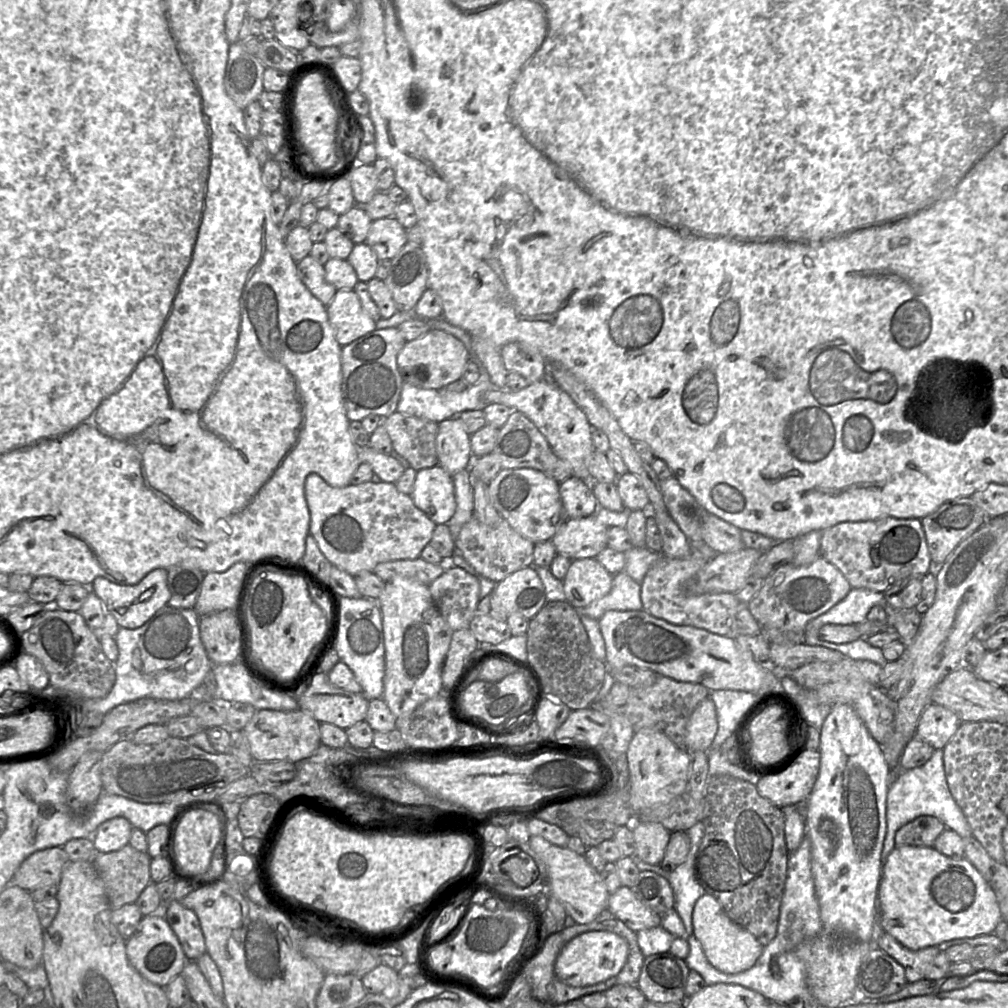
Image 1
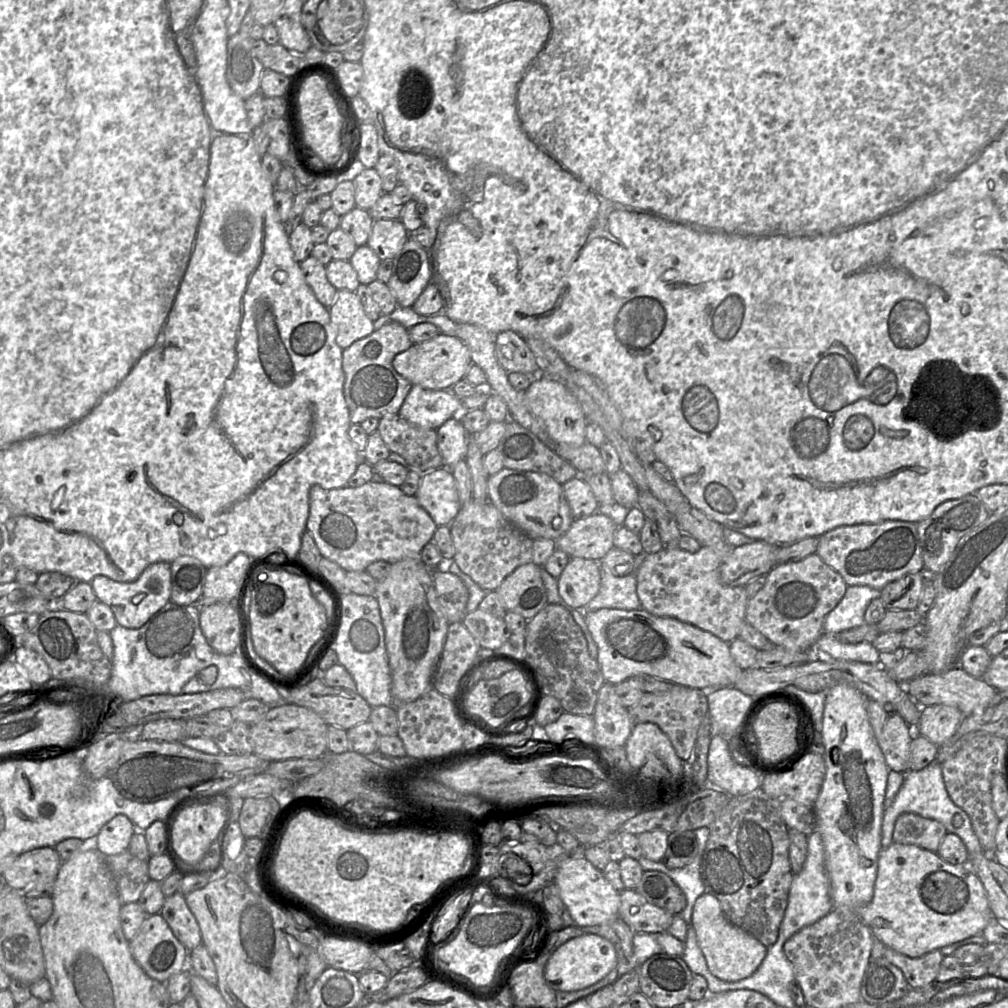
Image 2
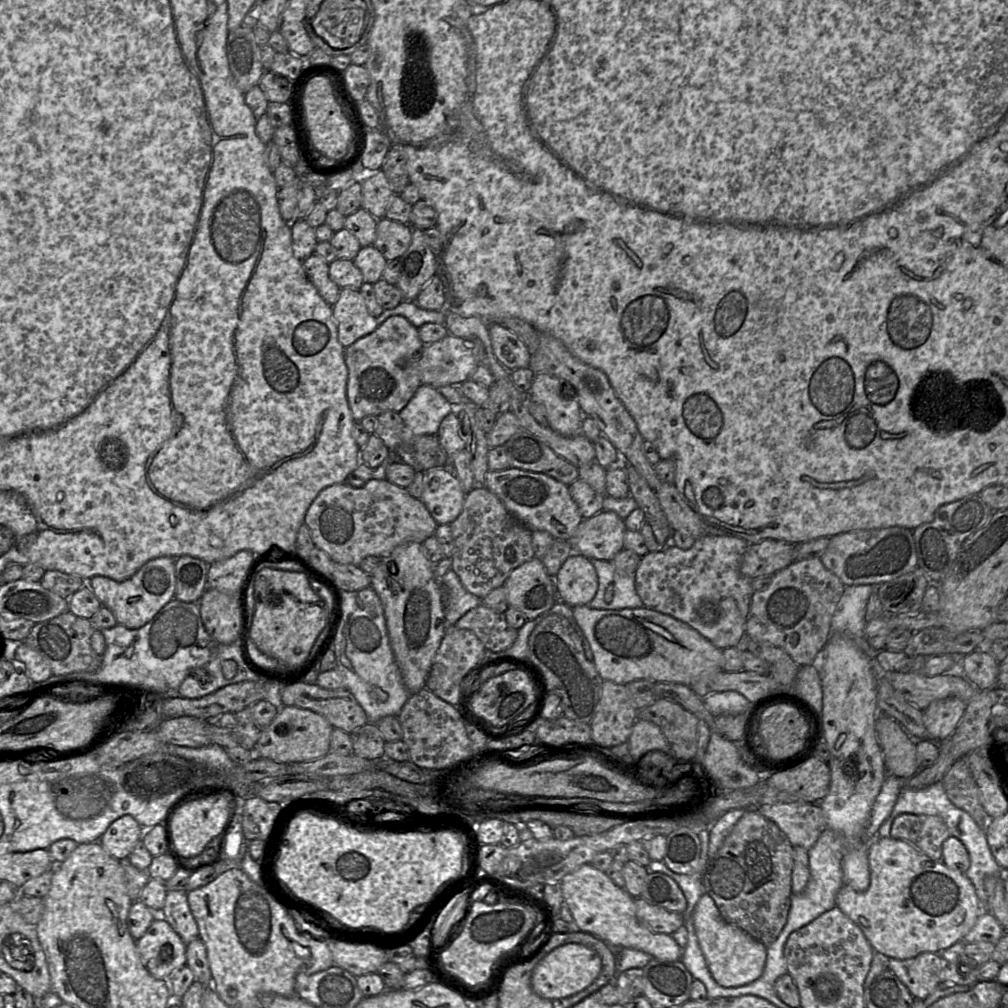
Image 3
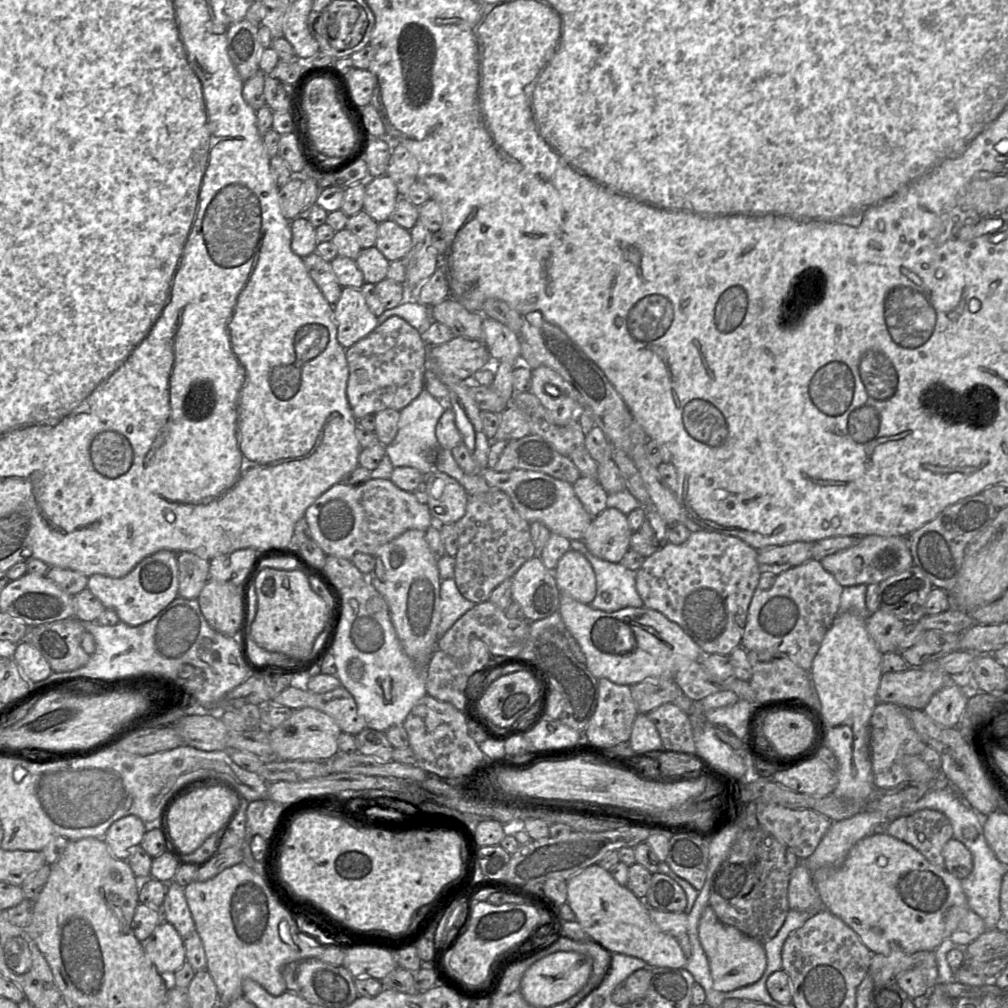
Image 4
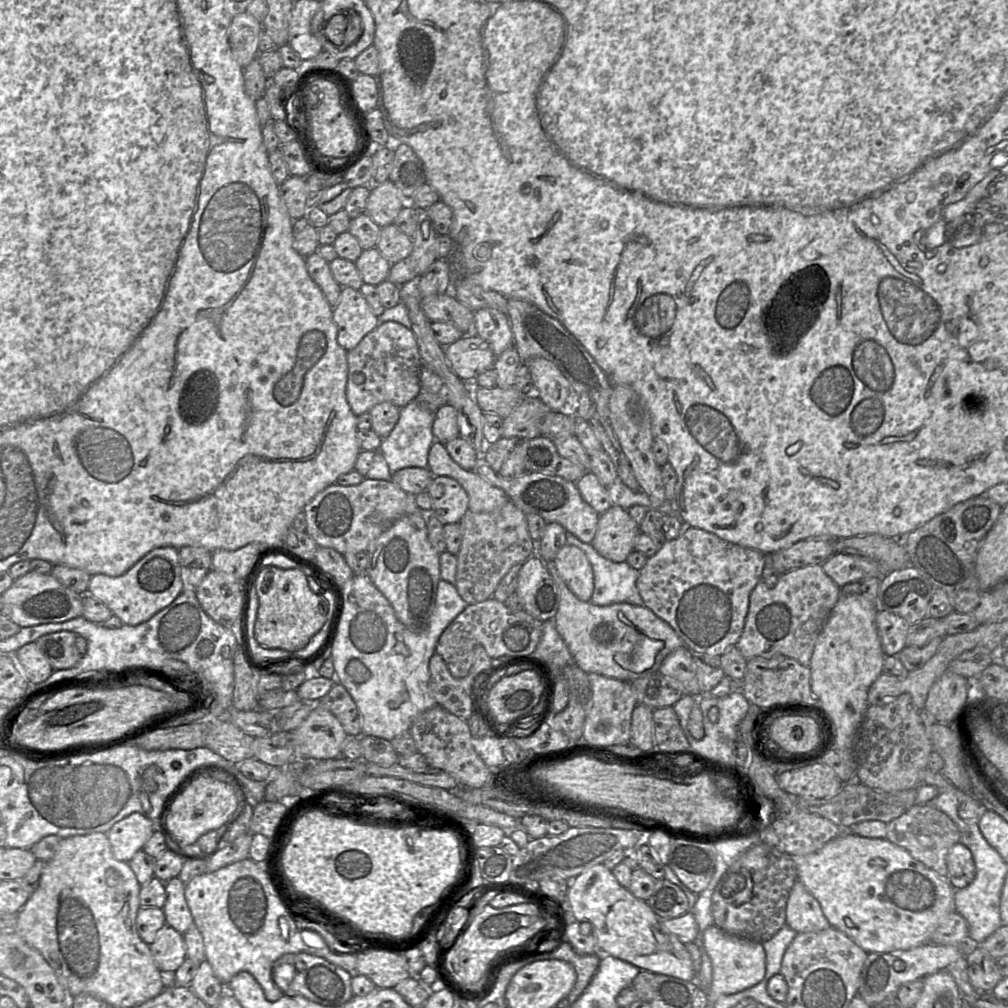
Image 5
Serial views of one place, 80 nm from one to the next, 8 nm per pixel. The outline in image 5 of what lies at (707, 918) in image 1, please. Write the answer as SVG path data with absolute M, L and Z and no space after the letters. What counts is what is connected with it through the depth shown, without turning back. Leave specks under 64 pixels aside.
M715 924L703 932L703 943L712 963L712 983L708 1000L715 1002L721 995L735 994L755 986L765 976L766 955L762 943L724 932Z

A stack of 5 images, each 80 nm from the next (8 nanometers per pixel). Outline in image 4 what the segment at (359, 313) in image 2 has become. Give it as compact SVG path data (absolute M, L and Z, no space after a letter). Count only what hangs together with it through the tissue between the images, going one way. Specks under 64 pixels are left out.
M342 288L340 298L333 305L333 317L337 324L337 340L345 349L378 326L378 319L369 309L360 288Z

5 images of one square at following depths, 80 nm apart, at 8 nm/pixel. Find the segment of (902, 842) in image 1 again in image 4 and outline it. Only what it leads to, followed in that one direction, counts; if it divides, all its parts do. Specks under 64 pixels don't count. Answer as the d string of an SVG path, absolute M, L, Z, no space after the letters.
M923 809L896 818L886 826L886 833L913 846L934 866L945 868L942 850L953 837L953 828L943 813Z

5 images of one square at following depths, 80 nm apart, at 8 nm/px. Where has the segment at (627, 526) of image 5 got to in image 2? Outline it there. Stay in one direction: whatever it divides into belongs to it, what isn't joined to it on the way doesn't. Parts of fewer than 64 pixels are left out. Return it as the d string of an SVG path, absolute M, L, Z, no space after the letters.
M597 511L574 519L567 532L556 540L556 546L570 557L601 561L614 547L618 527L609 516Z

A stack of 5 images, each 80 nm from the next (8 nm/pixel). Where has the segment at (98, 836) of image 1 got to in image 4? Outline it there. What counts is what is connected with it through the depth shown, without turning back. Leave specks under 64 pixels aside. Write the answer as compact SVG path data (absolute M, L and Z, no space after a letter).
M128 815L112 823L103 839L115 858L127 861L132 850L141 844L143 837L148 830L148 826L152 825L147 825L138 816Z

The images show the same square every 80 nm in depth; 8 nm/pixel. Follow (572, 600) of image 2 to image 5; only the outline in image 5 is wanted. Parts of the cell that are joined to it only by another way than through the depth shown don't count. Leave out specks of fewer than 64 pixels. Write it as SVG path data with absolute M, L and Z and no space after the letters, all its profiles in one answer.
M565 544L554 565L567 587L582 601L590 601L594 591L594 573L586 554L577 546Z

